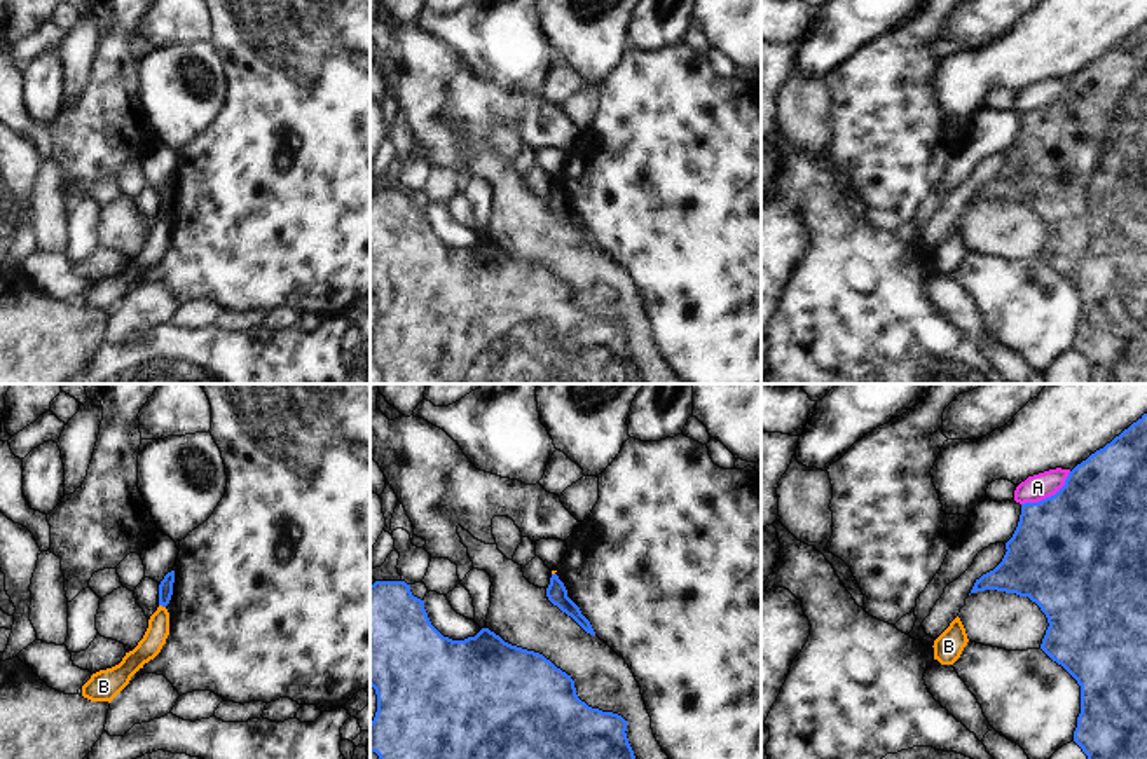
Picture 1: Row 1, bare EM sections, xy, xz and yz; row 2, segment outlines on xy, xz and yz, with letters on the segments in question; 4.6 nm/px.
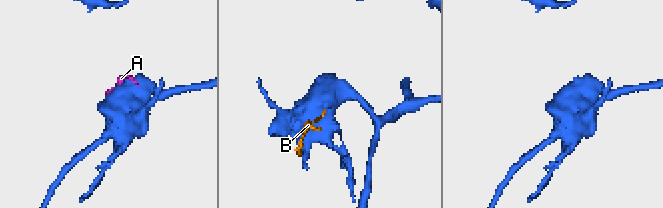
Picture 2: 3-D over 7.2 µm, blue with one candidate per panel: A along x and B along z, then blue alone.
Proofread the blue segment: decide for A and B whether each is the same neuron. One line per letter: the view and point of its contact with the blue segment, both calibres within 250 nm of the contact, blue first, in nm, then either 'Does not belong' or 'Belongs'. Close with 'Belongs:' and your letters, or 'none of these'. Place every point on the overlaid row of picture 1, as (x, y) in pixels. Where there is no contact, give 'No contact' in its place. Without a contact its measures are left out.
A: Touches blue at yz (1048, 498). Thickness 500 nm (blue) against 120 nm. Does not belong
B: Touches blue at xy (163, 606). Thickness 60 nm (blue) against 100 nm. Does not belong
Belongs: none of these.

